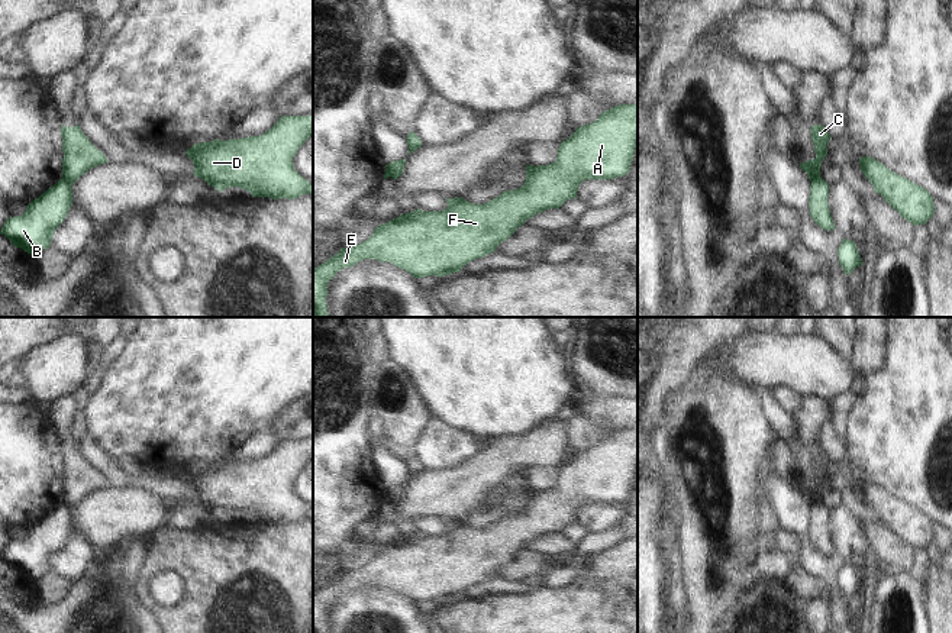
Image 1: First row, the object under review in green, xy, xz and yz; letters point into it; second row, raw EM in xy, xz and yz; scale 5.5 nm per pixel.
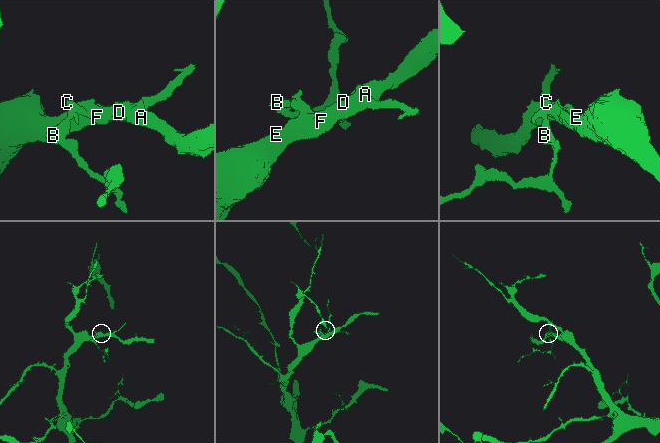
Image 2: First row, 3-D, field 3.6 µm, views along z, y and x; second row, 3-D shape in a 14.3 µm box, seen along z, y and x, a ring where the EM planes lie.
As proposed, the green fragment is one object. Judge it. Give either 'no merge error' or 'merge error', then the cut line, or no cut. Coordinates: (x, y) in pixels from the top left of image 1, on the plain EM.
merge error | xy (61, 503), (70, 510)

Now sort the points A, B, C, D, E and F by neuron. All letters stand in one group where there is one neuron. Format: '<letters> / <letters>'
A C D E F / B

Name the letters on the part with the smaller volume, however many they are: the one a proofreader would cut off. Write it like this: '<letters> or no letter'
B

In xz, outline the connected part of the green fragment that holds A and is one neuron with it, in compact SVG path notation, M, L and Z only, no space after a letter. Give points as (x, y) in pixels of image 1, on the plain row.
M638 429L614 430L610 435L603 436L596 446L577 452L567 465L562 465L555 487L536 491L526 490L526 506L520 513L503 516L498 521L484 529L474 529L462 521L446 523L448 532L442 536L423 536L417 533L377 550L374 558L362 568L342 572L325 588L313 592L313 633L327 633L327 607L338 595L354 591L362 584L391 587L412 598L414 603L429 600L443 601L452 597L461 597L468 587L494 577L496 572L507 565L527 543L548 533L559 533L567 524L577 523L578 510L584 504L613 504L626 500L630 495L636 469Z

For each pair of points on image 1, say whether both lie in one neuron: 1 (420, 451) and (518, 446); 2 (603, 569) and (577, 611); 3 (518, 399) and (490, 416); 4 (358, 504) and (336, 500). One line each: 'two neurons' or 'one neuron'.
1: two neurons
2: two neurons
3: one neuron
4: one neuron

